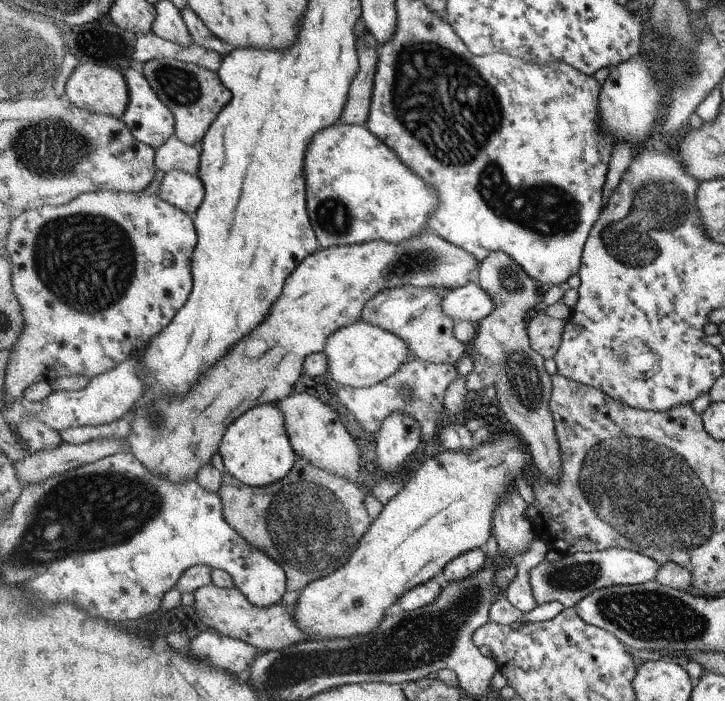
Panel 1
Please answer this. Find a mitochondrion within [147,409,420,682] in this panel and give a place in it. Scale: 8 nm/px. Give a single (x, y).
(312, 527)

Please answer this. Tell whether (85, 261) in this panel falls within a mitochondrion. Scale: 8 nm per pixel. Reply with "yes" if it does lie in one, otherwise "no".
yes

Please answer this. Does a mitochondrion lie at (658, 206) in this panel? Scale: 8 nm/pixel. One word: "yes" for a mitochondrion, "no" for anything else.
yes

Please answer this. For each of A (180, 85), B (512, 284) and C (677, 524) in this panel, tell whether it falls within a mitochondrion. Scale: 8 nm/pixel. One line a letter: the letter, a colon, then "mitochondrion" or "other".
A: mitochondrion
B: mitochondrion
C: mitochondrion

